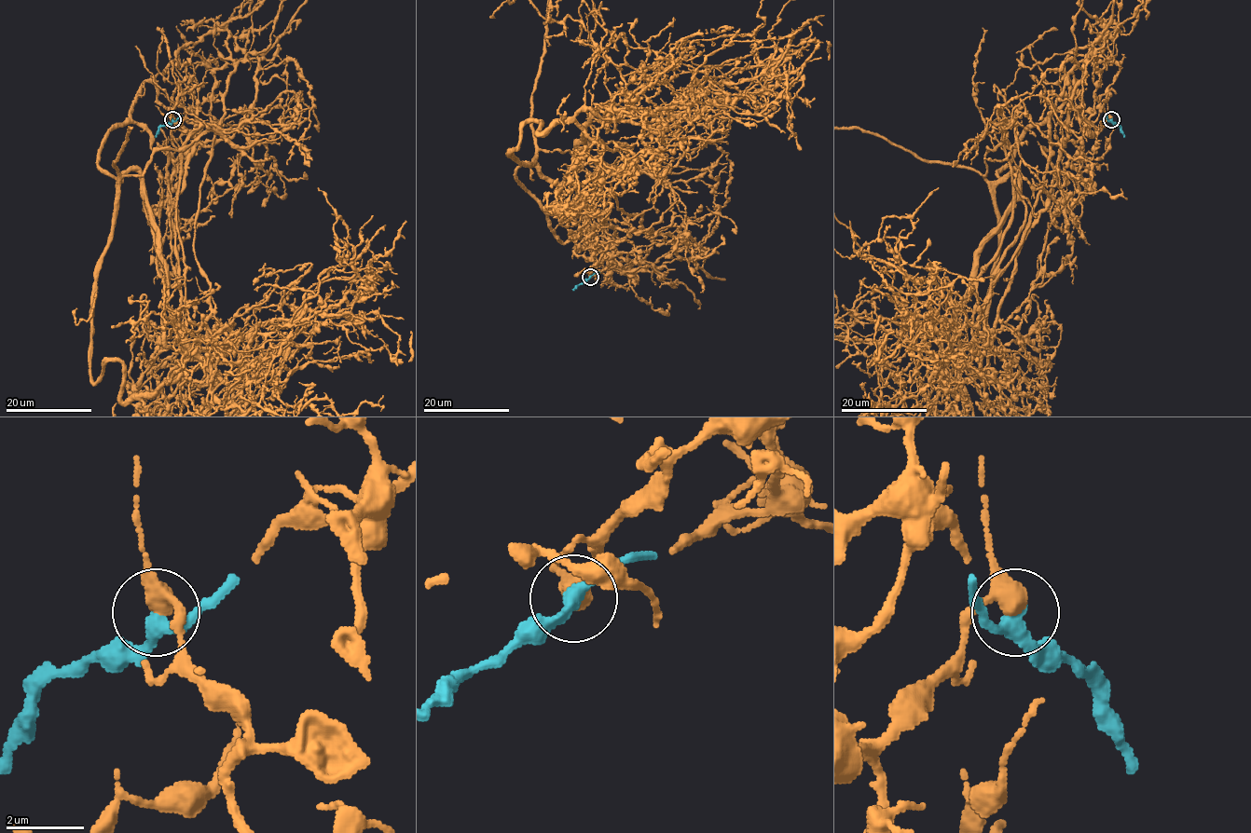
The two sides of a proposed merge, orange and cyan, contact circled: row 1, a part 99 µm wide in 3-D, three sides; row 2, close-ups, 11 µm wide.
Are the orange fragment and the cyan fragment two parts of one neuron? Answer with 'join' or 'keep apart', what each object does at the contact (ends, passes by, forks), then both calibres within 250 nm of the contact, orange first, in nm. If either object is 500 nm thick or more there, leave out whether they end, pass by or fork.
join; orange passes by; cyan passes by; calibres 420 and 320 nm

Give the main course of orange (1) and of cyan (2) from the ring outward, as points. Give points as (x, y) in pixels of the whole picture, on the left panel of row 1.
1: (172, 119), (145, 82), (99, 166), (174, 98), (262, 133), (276, 78), (308, 95)
2: (172, 119), (158, 129), (155, 137)

